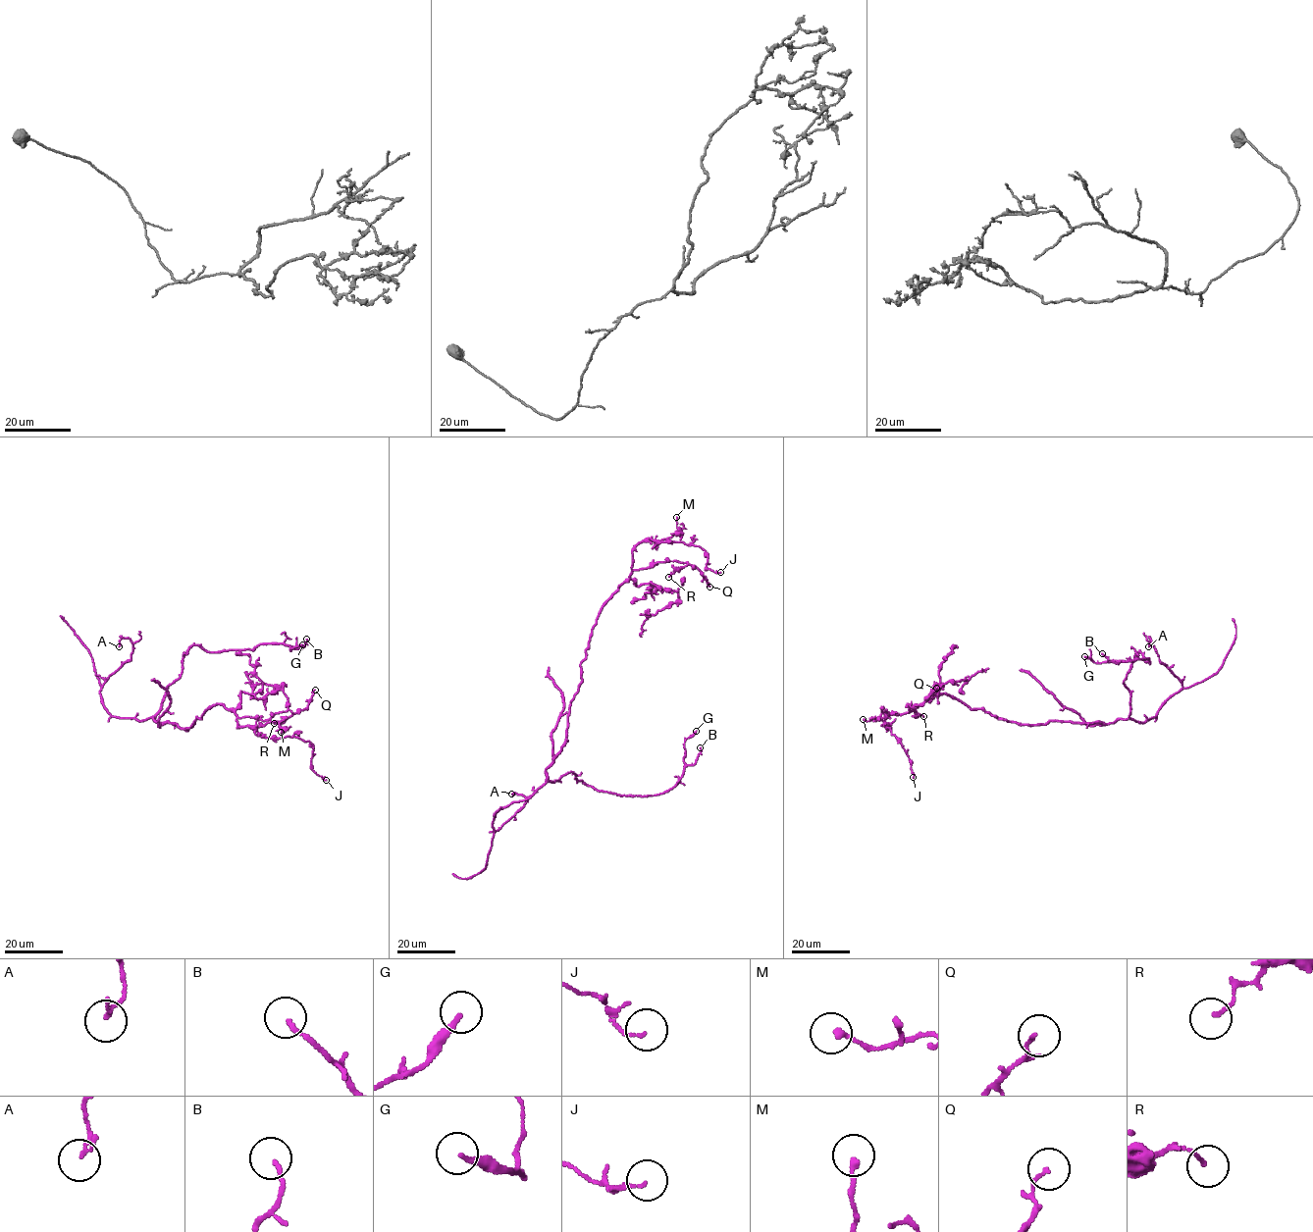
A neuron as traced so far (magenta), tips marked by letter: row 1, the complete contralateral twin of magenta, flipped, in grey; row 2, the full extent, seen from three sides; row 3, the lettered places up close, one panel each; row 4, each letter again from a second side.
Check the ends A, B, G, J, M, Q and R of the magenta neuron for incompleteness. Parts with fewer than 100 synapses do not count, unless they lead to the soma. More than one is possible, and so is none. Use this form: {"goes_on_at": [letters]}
{"goes_on_at": []}

